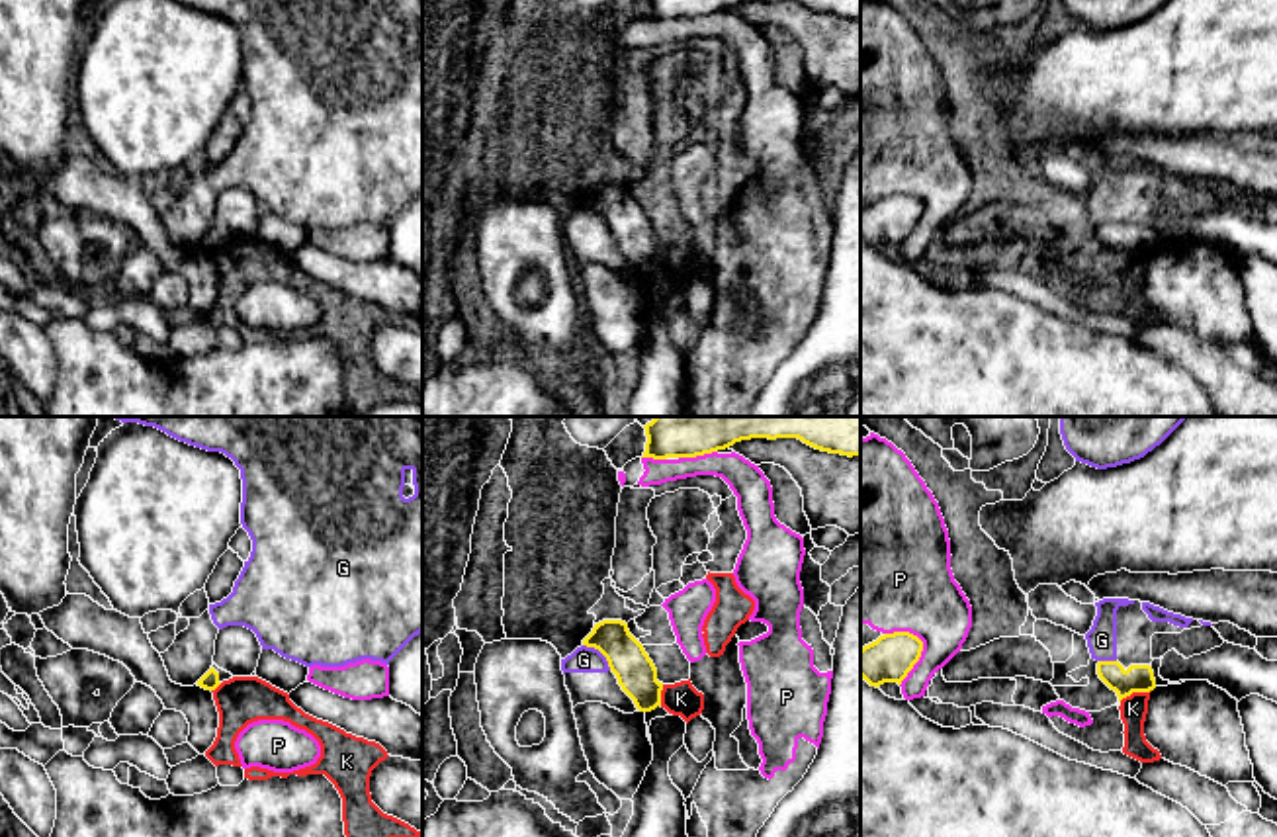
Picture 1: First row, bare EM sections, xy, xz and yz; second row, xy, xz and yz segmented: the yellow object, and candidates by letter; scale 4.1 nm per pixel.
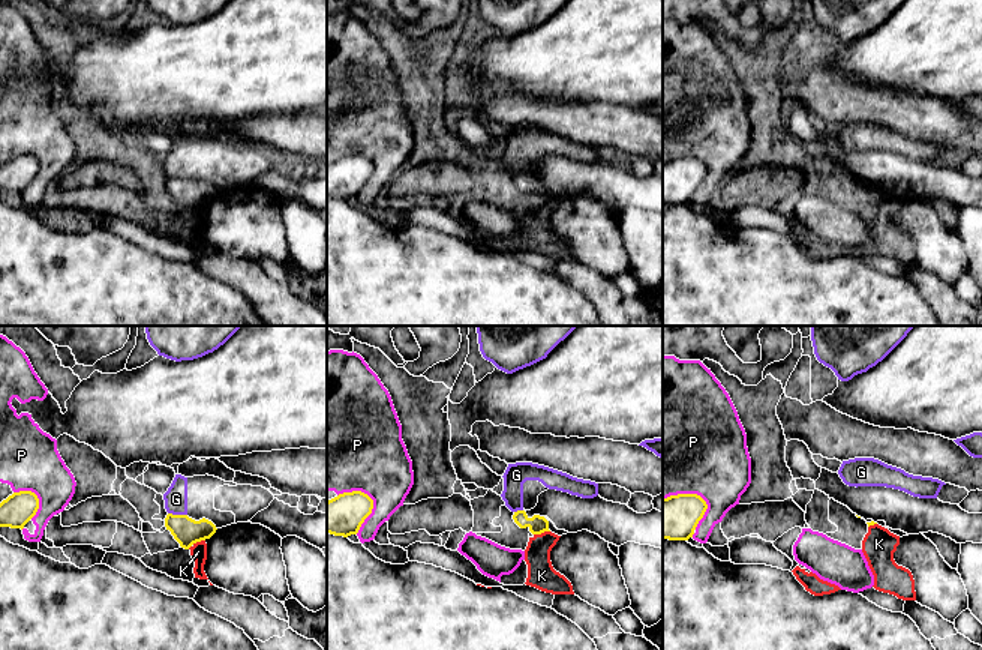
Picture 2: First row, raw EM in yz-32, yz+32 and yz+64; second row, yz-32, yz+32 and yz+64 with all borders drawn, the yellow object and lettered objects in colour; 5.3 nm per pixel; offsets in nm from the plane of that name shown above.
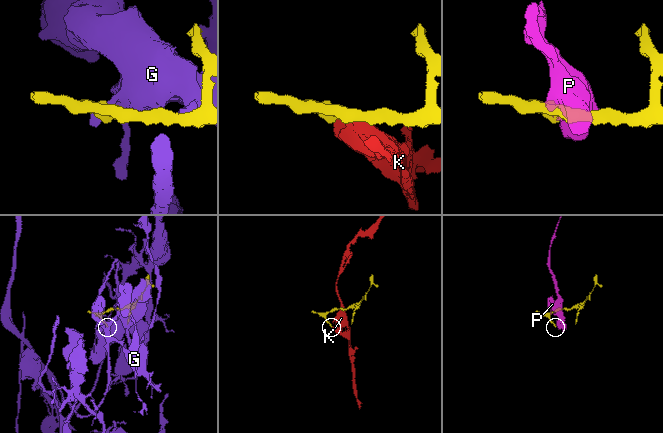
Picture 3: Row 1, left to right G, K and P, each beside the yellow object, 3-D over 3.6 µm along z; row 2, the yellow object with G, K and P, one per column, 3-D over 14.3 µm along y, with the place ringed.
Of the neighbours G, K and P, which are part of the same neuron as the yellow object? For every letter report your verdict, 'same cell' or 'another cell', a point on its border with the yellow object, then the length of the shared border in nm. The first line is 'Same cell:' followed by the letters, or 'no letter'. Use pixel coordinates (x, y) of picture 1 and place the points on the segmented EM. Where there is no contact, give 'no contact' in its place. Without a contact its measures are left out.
Same cell: no letter
G: another cell; meets yellow in xz at (601, 652); contact 160 nm long
K: another cell; meets yellow in yz at (1135, 691); contact 140 nm long
P: another cell; meets yellow in yz at (920, 656); contact 240 nm long

